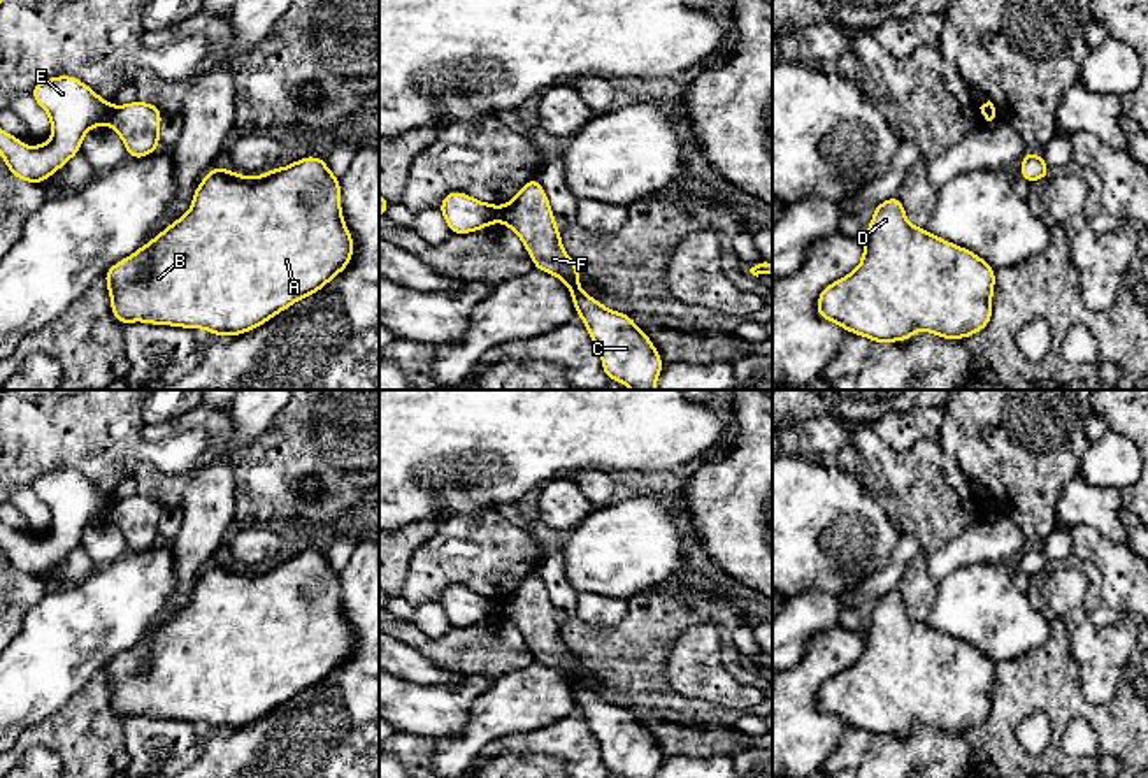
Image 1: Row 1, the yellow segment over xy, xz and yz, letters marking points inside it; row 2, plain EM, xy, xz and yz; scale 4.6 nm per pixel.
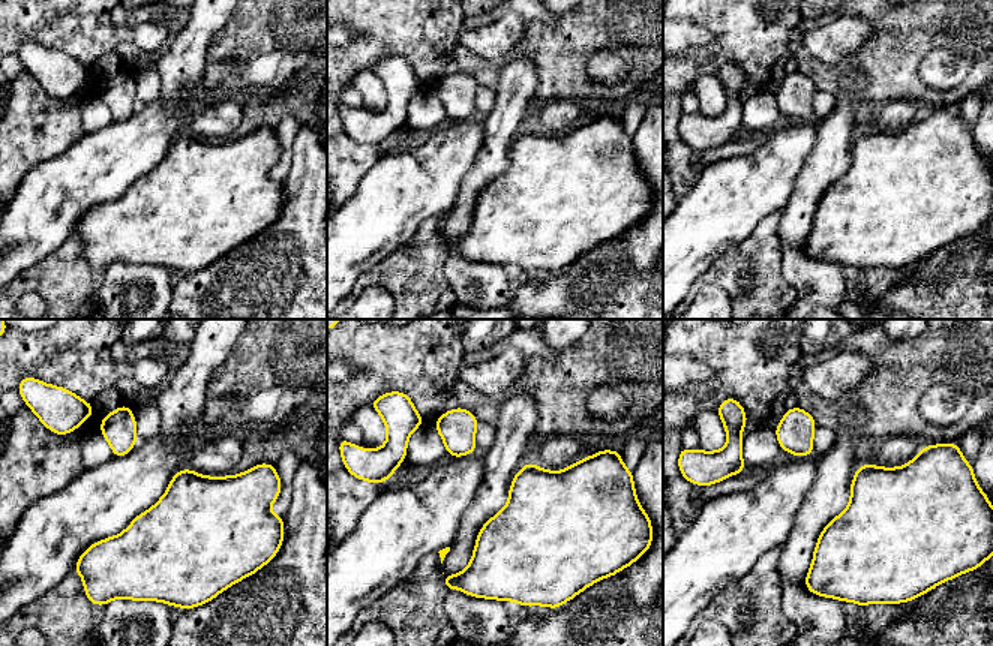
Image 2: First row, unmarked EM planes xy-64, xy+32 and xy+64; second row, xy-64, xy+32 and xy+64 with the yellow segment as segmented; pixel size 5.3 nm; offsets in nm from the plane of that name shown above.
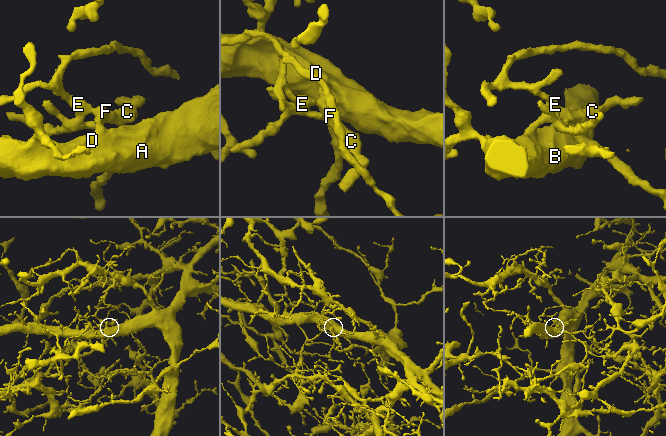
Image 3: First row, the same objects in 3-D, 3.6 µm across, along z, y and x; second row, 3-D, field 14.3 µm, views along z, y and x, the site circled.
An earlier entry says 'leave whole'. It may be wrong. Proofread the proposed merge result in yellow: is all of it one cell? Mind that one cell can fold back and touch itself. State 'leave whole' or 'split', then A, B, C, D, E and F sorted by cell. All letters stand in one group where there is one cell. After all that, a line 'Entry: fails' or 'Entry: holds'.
split; groups A B C D F / E
Entry: fails

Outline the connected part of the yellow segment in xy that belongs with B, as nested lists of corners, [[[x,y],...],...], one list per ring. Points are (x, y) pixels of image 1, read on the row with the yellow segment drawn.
[[[316,156],[258,177],[218,165],[195,190],[188,214],[104,274],[112,316],[121,325],[146,321],[240,335],[319,292],[353,255],[339,181]]]

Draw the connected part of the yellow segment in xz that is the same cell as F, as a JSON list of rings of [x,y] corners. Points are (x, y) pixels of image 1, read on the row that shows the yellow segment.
[[[535,176],[502,207],[502,221],[523,241],[535,269],[565,283],[576,314],[602,355],[606,376],[632,390],[655,390],[664,367],[658,351],[628,314],[604,307],[581,290],[579,269],[562,246],[549,200]]]

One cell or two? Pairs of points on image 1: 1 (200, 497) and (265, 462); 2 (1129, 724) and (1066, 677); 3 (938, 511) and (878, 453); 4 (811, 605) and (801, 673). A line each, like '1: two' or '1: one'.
1: two
2: one
3: one
4: two

